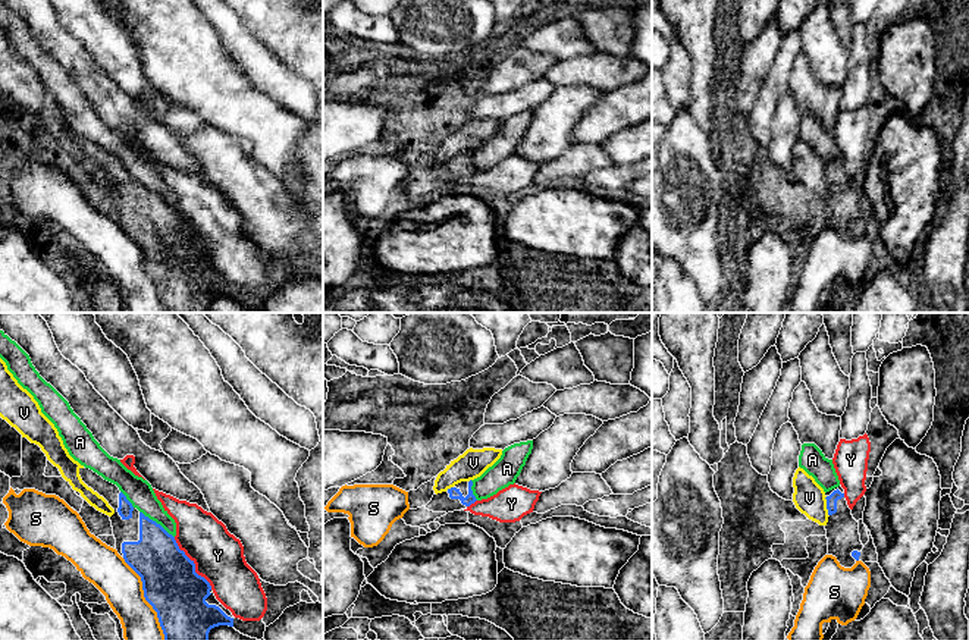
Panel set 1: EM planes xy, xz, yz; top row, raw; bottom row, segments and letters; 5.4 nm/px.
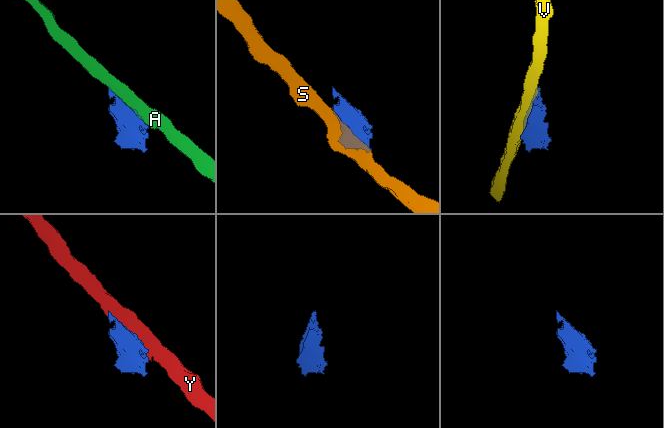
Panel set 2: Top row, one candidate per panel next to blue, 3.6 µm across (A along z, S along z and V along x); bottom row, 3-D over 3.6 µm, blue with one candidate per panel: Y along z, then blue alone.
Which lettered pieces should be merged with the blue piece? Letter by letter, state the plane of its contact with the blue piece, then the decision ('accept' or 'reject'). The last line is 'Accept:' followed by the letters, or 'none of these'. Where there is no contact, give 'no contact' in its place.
A: meets blue in xy; reject
S: meets blue in xy; reject
V: meets blue in yz; reject
Y: meets blue in xy; reject
Accept: none of these

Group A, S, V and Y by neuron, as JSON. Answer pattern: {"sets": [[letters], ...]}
{"sets": [["A"], ["S"], ["V"], ["Y"]]}

